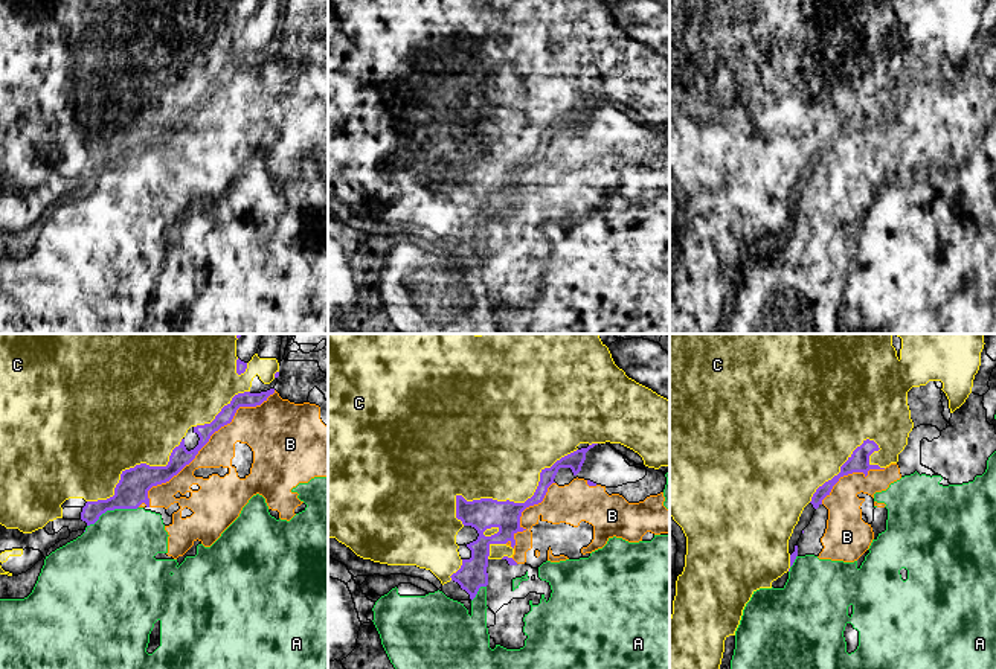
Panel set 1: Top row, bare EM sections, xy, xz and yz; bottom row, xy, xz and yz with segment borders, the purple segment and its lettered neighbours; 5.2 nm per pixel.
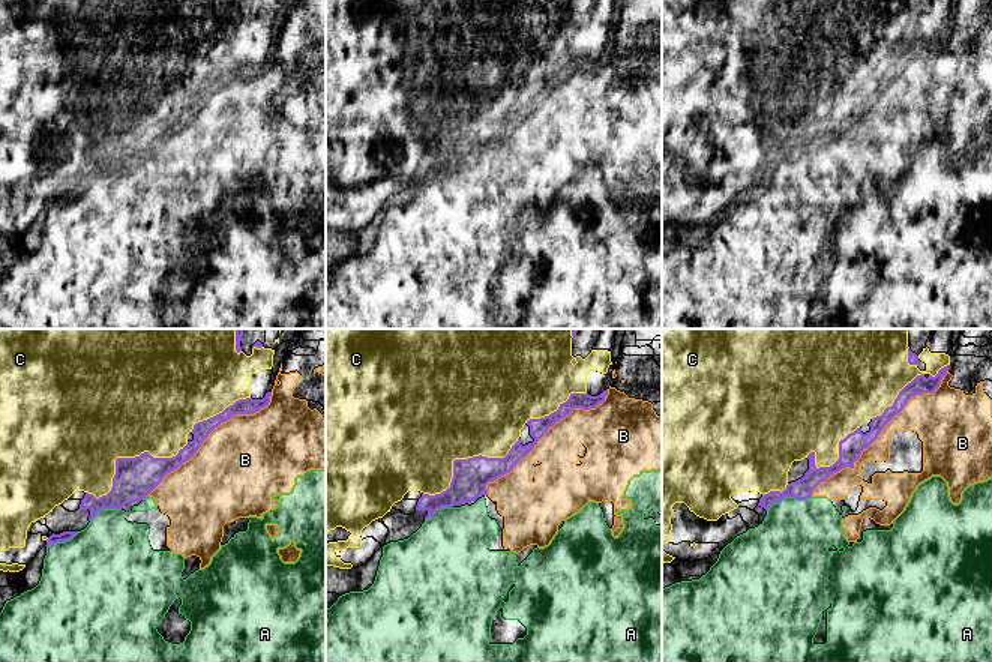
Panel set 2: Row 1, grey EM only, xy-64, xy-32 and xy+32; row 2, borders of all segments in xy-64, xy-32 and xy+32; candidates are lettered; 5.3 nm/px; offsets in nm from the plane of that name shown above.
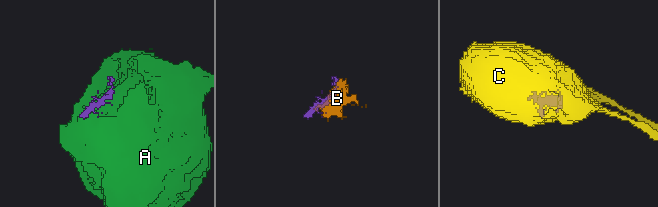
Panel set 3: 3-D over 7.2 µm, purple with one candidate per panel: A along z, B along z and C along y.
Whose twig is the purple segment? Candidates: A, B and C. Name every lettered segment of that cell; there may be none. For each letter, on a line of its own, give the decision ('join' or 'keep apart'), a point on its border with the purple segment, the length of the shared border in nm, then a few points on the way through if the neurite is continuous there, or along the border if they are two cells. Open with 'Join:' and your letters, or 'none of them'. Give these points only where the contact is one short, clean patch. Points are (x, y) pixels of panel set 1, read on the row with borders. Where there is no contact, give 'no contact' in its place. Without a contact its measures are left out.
Join: C
A: keep apart | xy (112, 509) | 300 nm
B: keep apart | xy (203, 445) | 950 nm
C: join | xz (513, 502) | 750 nm

